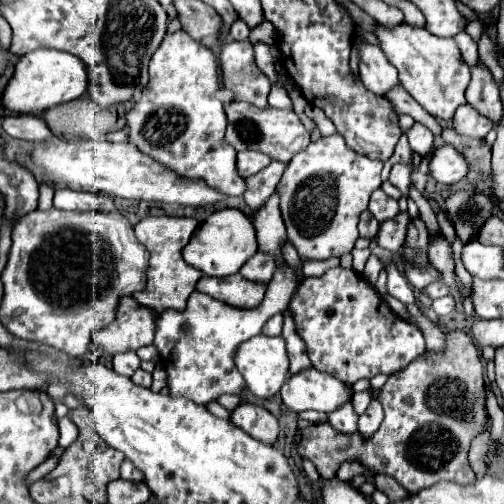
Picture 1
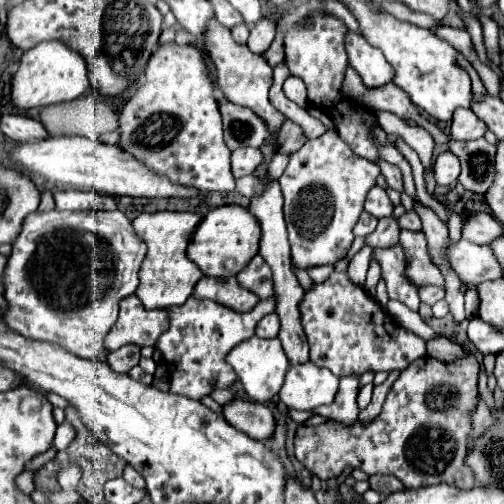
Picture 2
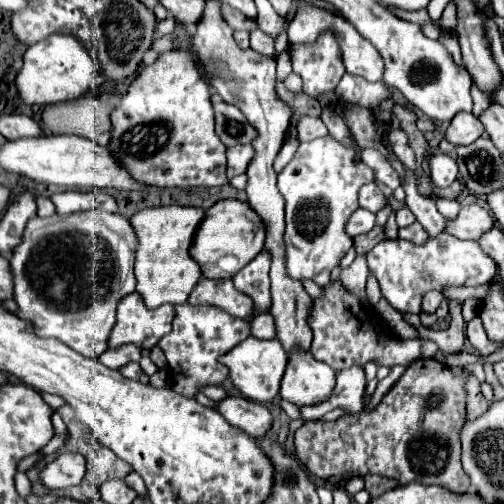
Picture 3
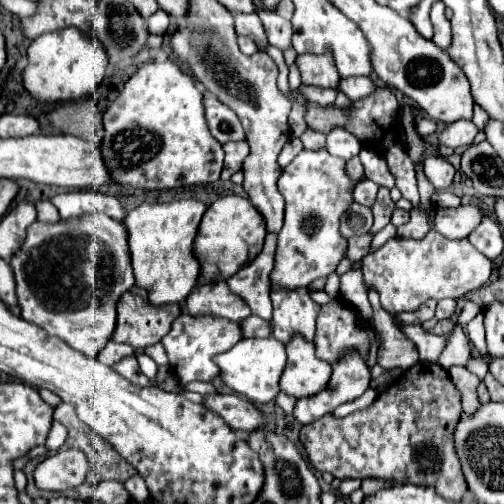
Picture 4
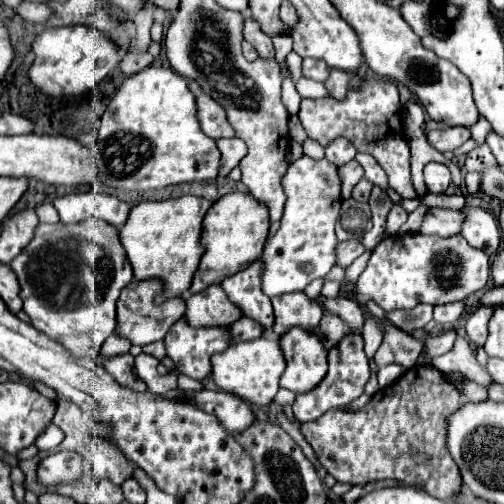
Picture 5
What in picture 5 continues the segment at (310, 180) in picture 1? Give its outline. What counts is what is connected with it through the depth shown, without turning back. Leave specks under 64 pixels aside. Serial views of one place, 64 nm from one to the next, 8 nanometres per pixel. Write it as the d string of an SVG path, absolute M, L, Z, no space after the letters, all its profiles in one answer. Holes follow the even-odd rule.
M302 156L288 166L284 176L284 192L288 196L282 224L278 232L268 238L260 256L262 292L266 296L282 296L302 292L312 280L324 278L336 264L336 234L334 226L340 214L340 178L338 168L324 160Z

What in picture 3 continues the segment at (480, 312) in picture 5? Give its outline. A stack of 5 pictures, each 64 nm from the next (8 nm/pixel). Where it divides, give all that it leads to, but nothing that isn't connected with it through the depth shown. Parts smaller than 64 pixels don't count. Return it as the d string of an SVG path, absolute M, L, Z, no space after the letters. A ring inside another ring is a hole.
M476 316L476 318L472 318L472 320L468 322L466 336L468 336L470 344L472 344L472 346L482 354L482 356L488 356L488 354L492 354L494 350L498 350L498 346L496 346L496 344L492 344L492 342L488 340L488 336L486 336L486 332L484 332L484 326L482 326L480 316Z

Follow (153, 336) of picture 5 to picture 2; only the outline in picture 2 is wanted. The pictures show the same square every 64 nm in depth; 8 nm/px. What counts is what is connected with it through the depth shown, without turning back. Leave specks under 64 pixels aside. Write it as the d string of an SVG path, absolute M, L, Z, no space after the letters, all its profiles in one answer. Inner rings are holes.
M128 296L120 302L120 316L104 338L104 346L108 352L126 344L136 344L140 348L154 346L166 330L168 310L146 310L136 296Z

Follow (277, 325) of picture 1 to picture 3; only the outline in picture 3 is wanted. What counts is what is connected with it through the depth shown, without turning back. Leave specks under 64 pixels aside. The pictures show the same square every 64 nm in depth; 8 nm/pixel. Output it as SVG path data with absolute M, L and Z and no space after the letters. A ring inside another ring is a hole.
M256 314L250 320L250 334L254 338L264 338L270 340L276 336L276 328L274 328L274 318L270 314Z

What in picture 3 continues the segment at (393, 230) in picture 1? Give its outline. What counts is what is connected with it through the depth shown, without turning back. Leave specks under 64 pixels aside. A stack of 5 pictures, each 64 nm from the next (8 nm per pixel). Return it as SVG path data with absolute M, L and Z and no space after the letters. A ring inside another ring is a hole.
M374 226L368 234L362 234L362 236L356 236L352 238L354 240L354 250L356 254L366 254L370 252L378 242L382 242L382 226Z

